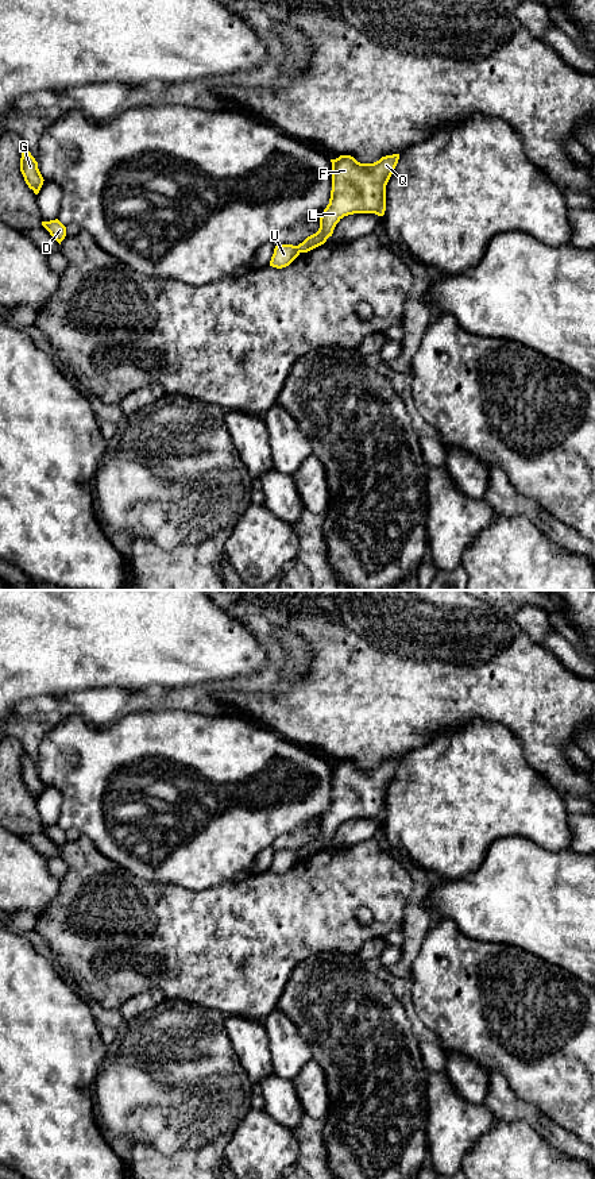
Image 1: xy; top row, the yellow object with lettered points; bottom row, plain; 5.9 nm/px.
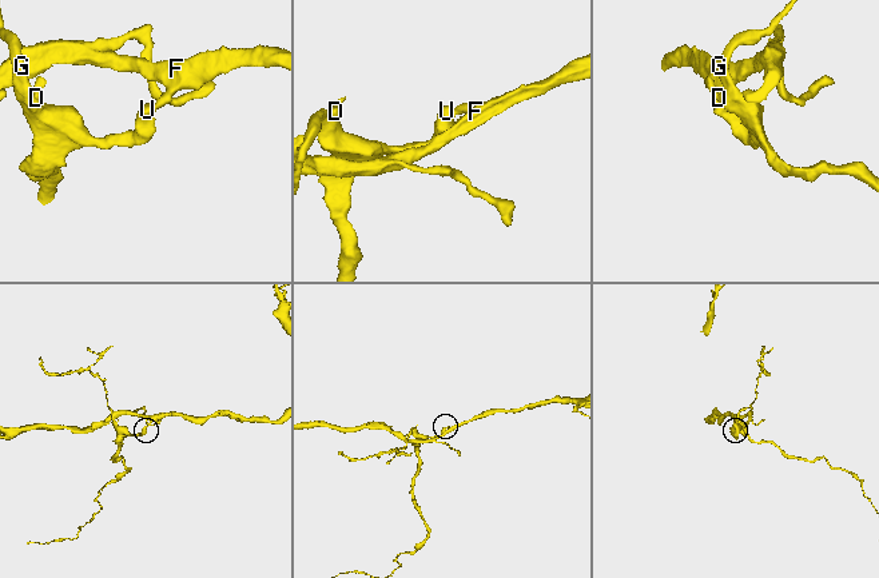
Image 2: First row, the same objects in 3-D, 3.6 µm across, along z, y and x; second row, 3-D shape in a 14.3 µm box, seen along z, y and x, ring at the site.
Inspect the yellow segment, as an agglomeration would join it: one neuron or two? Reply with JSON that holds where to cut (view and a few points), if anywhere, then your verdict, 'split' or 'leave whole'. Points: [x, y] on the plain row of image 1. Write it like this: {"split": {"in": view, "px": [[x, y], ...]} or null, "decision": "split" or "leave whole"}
{"split": {"in": "xy", "px": [[297, 851], [301, 856]]}, "decision": "split"}

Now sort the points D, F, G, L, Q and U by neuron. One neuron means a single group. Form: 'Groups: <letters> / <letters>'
Groups: D G U / F L Q

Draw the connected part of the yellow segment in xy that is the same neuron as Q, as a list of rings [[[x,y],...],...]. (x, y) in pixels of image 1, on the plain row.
[[[399,759],[382,762],[374,768],[360,768],[351,760],[340,760],[332,767],[332,795],[329,809],[320,822],[320,833],[298,849],[301,858],[308,858],[332,841],[336,829],[348,820],[375,818],[383,821],[386,816],[386,790],[398,768]]]

